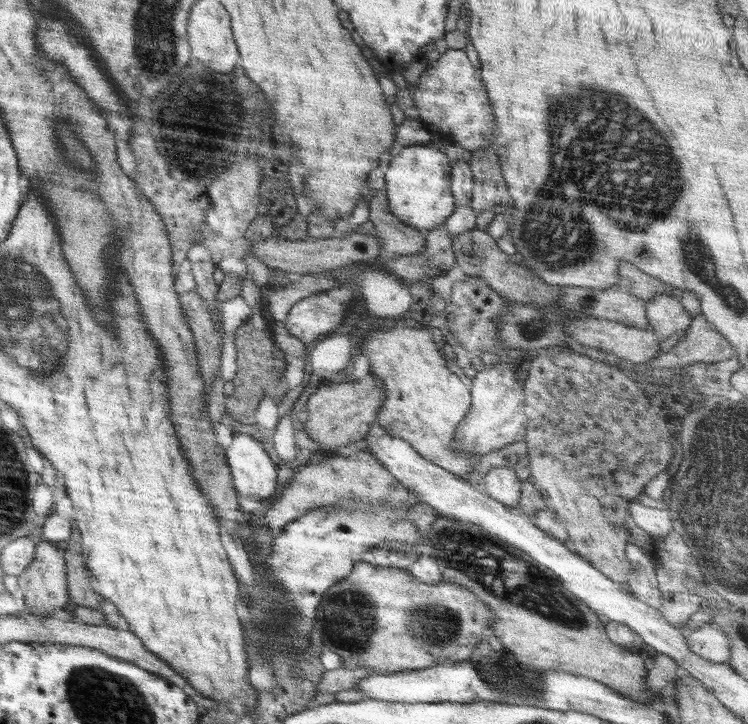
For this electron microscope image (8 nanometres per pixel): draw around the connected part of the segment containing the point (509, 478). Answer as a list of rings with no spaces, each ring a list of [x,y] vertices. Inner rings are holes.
[[[495,467],[484,476],[483,486],[490,497],[494,497],[500,503],[514,507],[519,504],[521,481],[518,479],[514,467]]]

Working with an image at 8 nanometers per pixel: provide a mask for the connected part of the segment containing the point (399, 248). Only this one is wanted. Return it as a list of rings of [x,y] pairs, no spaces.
[[[376,190],[368,200],[370,222],[376,228],[376,239],[382,243],[381,260],[387,261],[394,256],[412,256],[426,250],[426,233],[408,226],[392,215],[388,207],[387,195]]]

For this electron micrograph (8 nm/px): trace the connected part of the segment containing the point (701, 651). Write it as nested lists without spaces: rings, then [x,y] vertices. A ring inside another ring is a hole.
[[[704,624],[692,636],[686,636],[686,642],[690,651],[708,661],[724,663],[730,656],[730,640],[718,626]]]

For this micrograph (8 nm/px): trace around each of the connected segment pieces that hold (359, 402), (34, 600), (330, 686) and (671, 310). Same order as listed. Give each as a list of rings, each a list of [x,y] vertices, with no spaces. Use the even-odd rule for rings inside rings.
[[[372,373],[352,382],[340,382],[319,388],[306,404],[307,421],[304,430],[308,436],[328,450],[350,449],[354,441],[362,440],[377,422],[378,410],[384,402],[384,383]]]
[[[37,539],[36,558],[19,575],[19,592],[29,608],[30,614],[52,616],[56,608],[66,607],[69,602],[67,594],[67,567],[63,551],[55,543]]]
[[[346,665],[325,671],[320,682],[316,685],[316,690],[333,695],[336,692],[342,692],[342,690],[352,690],[360,680],[364,680],[374,673],[374,669],[366,668],[366,665],[364,668],[350,668]]]
[[[666,294],[648,300],[645,311],[652,329],[651,335],[659,342],[678,336],[680,343],[692,324],[692,316],[682,307],[681,302]]]

